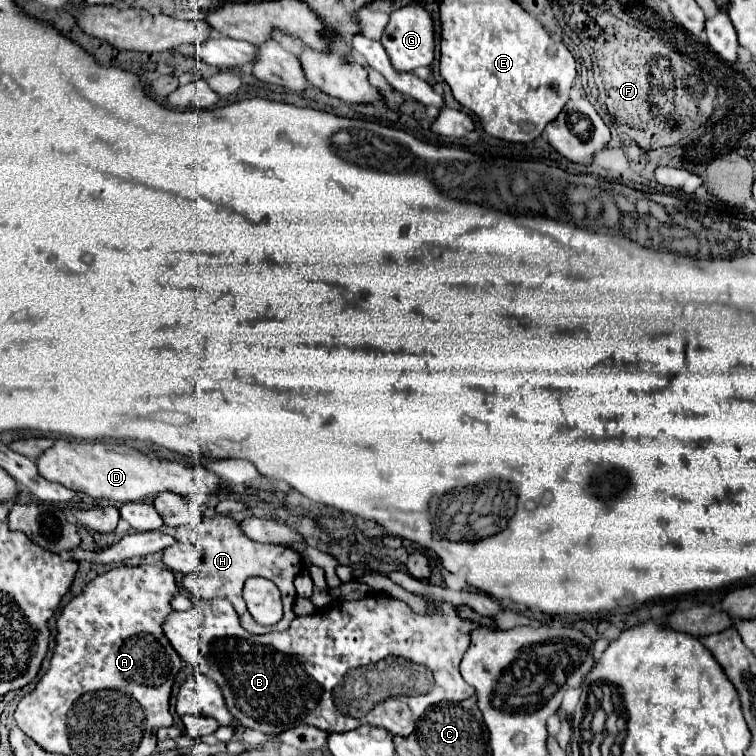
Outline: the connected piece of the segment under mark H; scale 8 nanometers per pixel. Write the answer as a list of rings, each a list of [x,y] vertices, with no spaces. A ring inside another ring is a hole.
[[[214,516],[214,518],[202,518],[202,522],[192,528],[190,532],[192,544],[200,550],[202,558],[200,558],[200,566],[184,576],[182,584],[184,588],[190,592],[192,598],[202,598],[202,600],[212,600],[212,598],[226,598],[232,602],[234,610],[238,612],[240,624],[244,626],[244,630],[248,630],[250,634],[268,634],[274,630],[286,630],[290,626],[290,622],[296,618],[296,614],[292,612],[292,604],[296,598],[294,592],[294,584],[292,580],[296,578],[298,572],[302,572],[302,558],[296,550],[288,548],[288,546],[278,546],[278,544],[258,544],[252,542],[250,538],[244,536],[244,532],[240,530],[238,522],[234,522],[230,516]],[[252,576],[262,576],[272,580],[280,594],[282,594],[282,602],[284,602],[284,618],[274,624],[274,626],[260,626],[254,622],[254,618],[250,616],[244,598],[242,598],[242,586],[246,582],[246,578]]]

